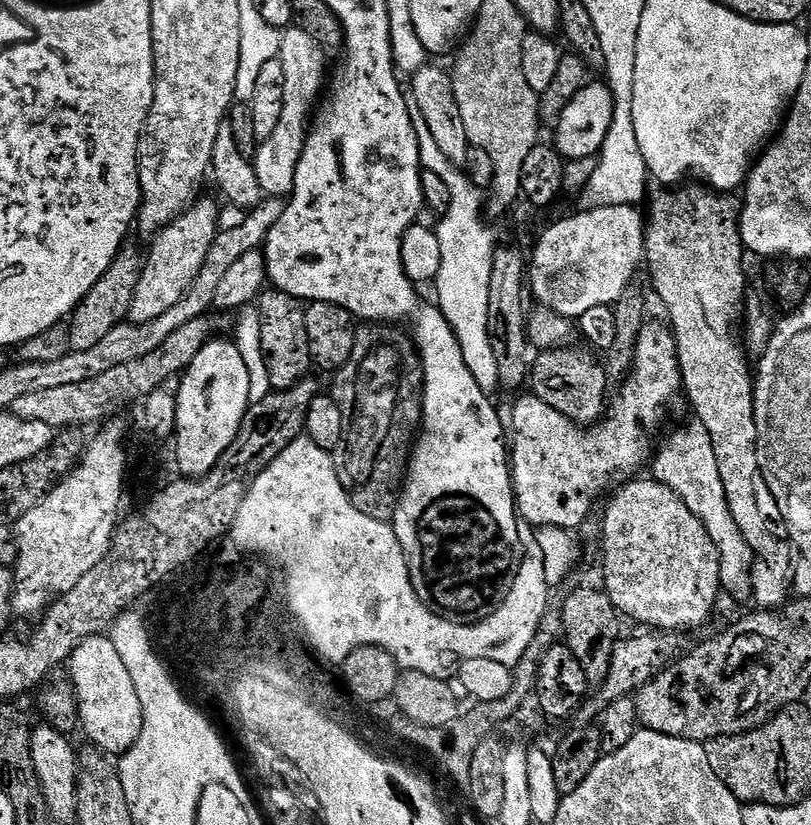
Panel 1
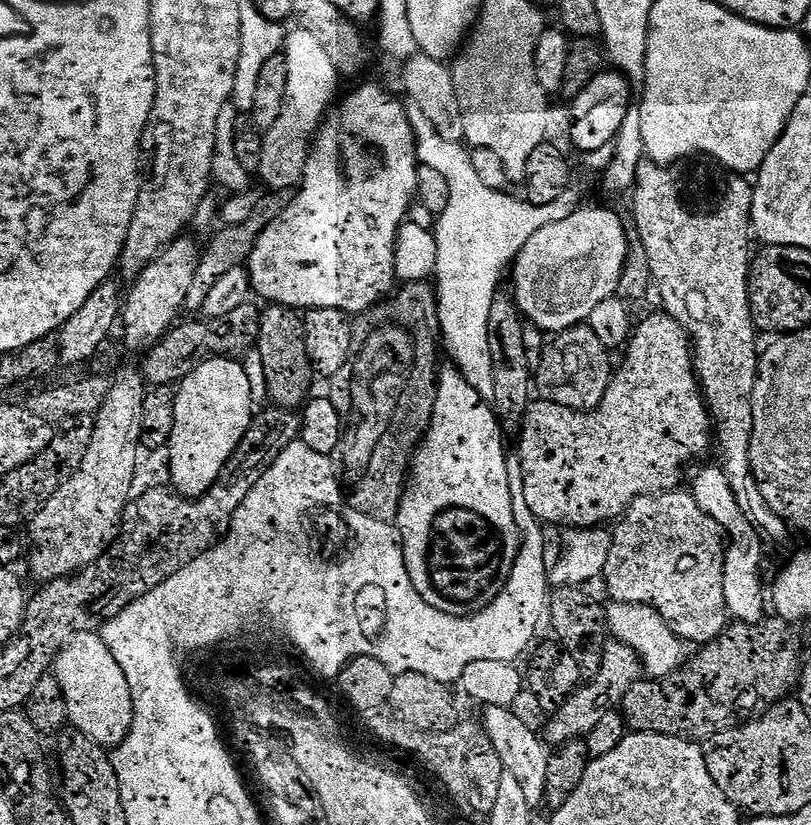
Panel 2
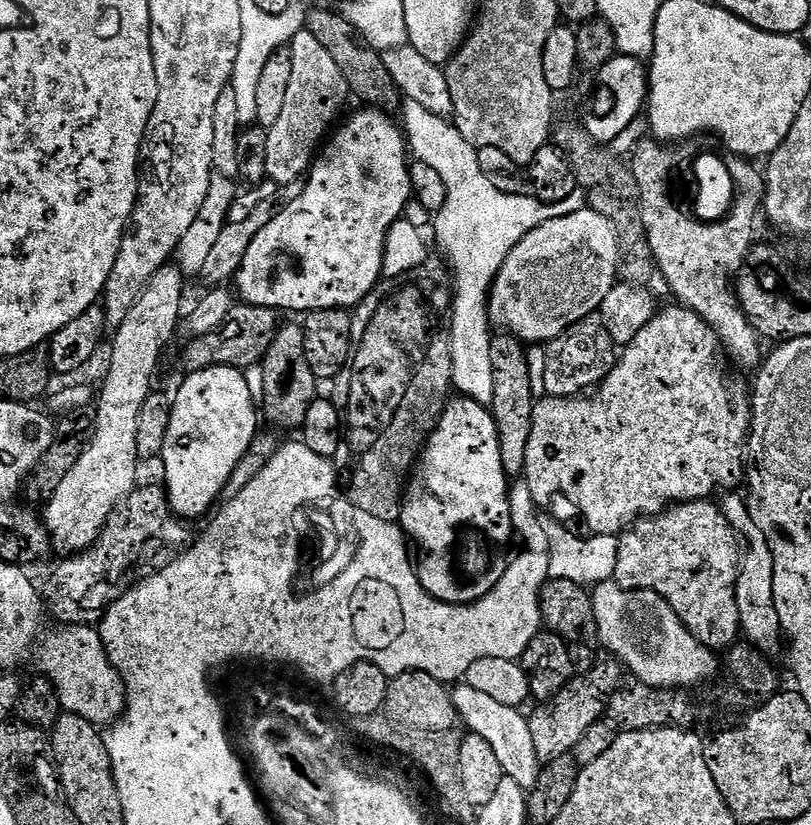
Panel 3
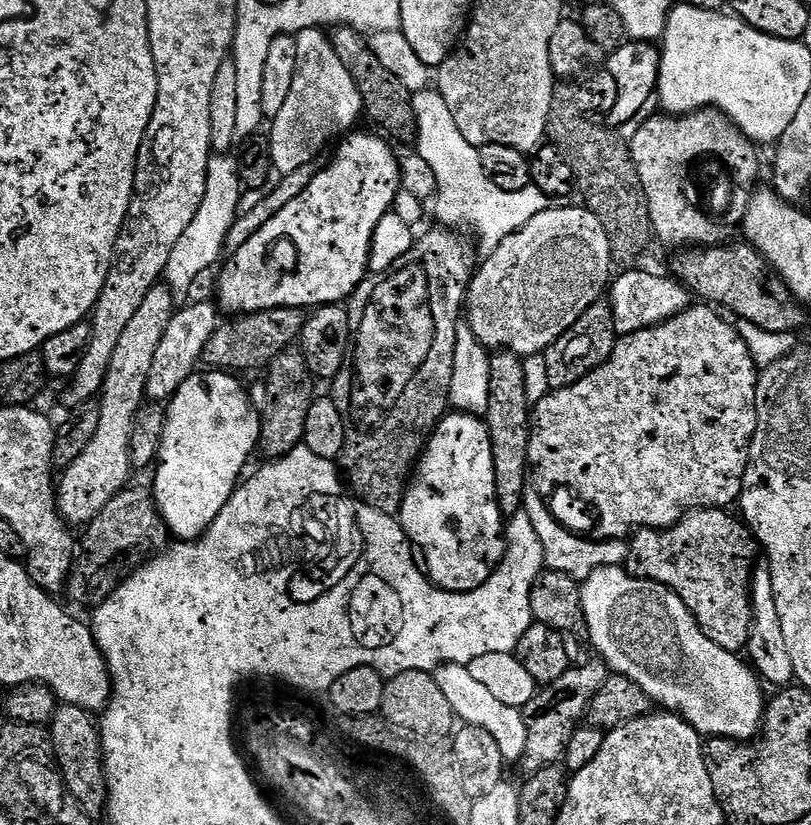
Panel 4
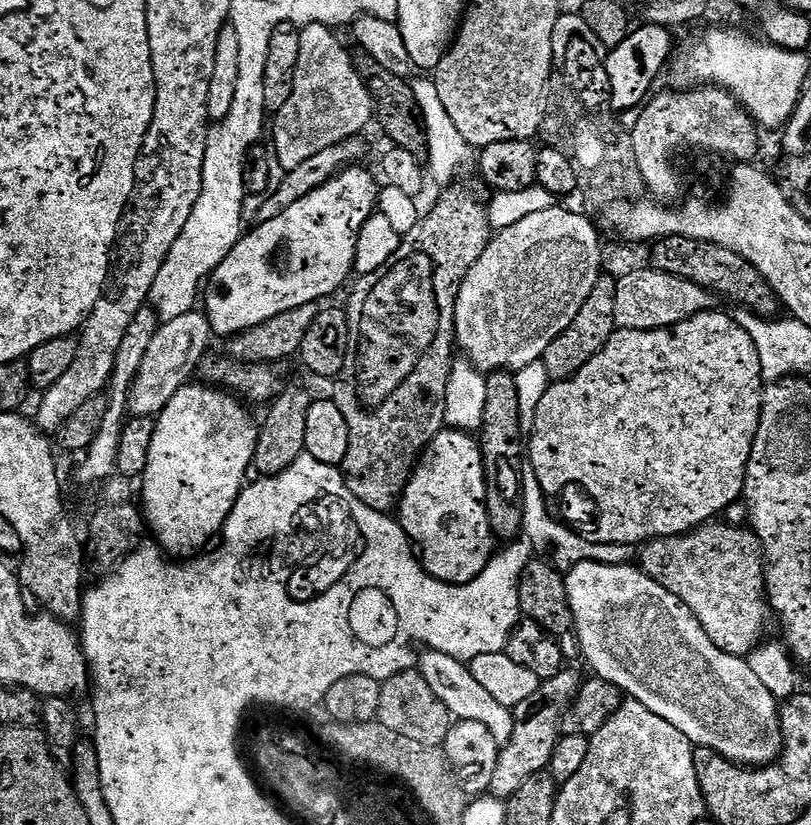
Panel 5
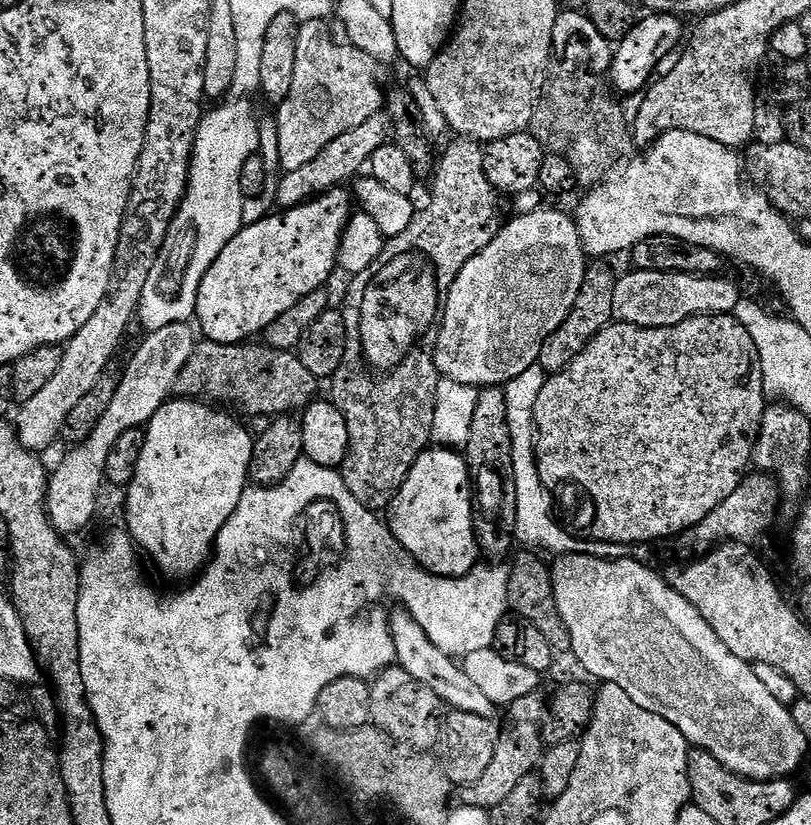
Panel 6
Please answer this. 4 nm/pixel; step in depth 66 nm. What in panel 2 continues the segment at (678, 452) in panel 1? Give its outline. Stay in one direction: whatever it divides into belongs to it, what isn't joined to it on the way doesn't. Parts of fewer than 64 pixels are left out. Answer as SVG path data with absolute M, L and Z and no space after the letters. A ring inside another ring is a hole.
M708 466L697 472L690 491L701 508L718 522L728 539L725 549L724 565L724 587L726 589L726 602L729 615L739 623L759 624L767 615L768 594L766 584L762 578L764 568L764 543L763 537L755 526L749 522L738 500L730 488L729 479L726 478L721 467Z

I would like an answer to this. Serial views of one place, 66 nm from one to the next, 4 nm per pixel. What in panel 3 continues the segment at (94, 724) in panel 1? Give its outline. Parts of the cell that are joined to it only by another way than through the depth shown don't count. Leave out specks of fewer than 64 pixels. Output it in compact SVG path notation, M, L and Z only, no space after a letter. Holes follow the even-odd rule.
M64 626L44 640L43 675L60 695L60 707L97 726L111 726L124 715L126 693L120 673L110 662L99 631L92 626Z

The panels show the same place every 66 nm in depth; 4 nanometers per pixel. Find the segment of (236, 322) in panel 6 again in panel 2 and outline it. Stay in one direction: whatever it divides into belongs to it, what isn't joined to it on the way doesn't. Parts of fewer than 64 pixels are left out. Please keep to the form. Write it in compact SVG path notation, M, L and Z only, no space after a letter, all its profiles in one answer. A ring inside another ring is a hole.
M364 84L356 88L348 97L341 99L329 111L325 121L320 126L319 132L314 137L314 143L308 153L308 161L304 167L304 179L298 185L296 197L289 202L276 217L268 220L266 230L258 238L254 250L250 254L246 265L251 278L251 291L256 296L268 300L269 305L281 304L283 308L307 310L309 308L337 308L349 314L359 314L379 304L393 291L397 283L396 278L396 239L400 228L409 219L409 212L417 199L416 187L418 186L418 167L416 154L415 132L407 118L407 110L403 103L399 104L386 89L380 84Z

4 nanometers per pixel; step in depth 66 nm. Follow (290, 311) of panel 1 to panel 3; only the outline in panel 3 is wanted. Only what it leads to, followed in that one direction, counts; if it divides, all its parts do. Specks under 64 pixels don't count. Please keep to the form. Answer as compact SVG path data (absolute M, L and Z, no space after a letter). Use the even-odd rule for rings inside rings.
M285 323L276 331L274 342L270 342L270 350L266 350L264 359L261 363L263 377L263 393L265 400L262 405L262 416L269 420L277 429L280 428L296 428L299 429L306 418L306 410L310 410L310 406L318 398L318 381L314 370L310 370L310 362L306 362L306 346L304 345L304 329L299 323Z

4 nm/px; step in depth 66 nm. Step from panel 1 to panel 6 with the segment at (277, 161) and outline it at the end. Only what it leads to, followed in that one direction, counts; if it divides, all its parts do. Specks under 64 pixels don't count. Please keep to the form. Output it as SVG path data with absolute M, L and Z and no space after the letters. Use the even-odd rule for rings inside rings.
M306 20L300 25L298 34L298 59L294 62L294 86L290 86L290 95L275 109L276 112L276 148L280 151L280 164L284 172L293 172L306 162L318 158L334 138L362 126L366 118L381 115L386 104L385 89L380 89L381 65L353 44L338 41L332 37L329 25L322 20Z

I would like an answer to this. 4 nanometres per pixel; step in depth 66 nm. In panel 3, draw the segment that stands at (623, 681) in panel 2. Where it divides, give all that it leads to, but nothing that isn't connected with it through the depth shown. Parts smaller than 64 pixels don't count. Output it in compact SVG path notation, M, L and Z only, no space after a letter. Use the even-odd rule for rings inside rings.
M615 658L600 660L593 666L592 672L585 676L573 675L572 681L547 702L539 705L536 713L528 716L530 738L534 738L534 750L541 762L575 753L582 734L590 730L605 715L608 699L616 693L622 683L622 665Z

